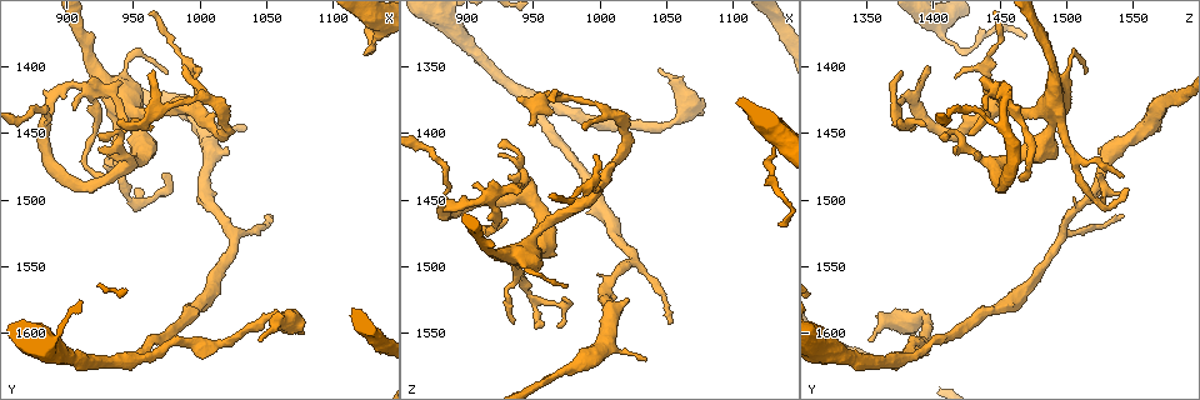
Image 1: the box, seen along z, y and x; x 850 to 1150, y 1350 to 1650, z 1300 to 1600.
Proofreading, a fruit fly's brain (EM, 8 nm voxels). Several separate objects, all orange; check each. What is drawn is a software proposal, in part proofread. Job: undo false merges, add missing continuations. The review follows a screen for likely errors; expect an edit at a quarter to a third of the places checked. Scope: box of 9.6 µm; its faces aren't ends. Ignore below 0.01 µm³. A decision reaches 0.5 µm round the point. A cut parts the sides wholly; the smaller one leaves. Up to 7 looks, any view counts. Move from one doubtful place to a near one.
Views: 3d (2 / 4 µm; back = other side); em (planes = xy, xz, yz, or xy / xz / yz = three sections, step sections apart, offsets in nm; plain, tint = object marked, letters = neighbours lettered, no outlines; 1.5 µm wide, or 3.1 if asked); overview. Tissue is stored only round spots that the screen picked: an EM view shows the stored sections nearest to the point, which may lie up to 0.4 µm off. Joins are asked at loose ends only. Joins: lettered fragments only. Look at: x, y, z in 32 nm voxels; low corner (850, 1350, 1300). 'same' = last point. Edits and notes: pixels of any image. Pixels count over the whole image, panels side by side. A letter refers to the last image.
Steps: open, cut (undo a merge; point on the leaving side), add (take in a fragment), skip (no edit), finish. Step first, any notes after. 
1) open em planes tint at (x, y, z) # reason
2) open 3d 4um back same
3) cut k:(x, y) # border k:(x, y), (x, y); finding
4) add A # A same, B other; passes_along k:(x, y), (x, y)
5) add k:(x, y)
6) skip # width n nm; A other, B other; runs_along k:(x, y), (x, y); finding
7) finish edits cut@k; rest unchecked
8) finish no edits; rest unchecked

open 3d 2um at (1134, 1378, 1468) # free end

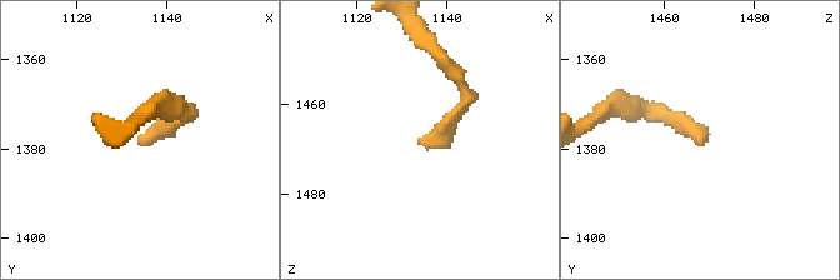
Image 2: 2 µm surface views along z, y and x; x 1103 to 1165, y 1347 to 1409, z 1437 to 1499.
open em xy step 8 letters at (1134, 1378, 1468)

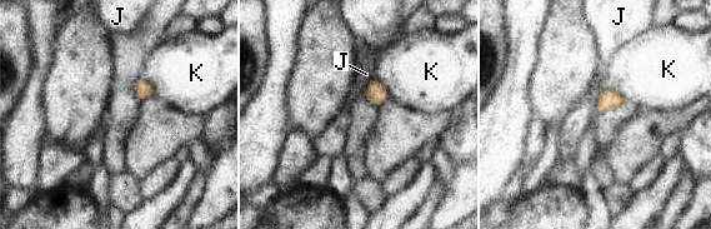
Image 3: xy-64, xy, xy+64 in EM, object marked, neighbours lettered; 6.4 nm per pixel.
open em planes letters same # cut it another way

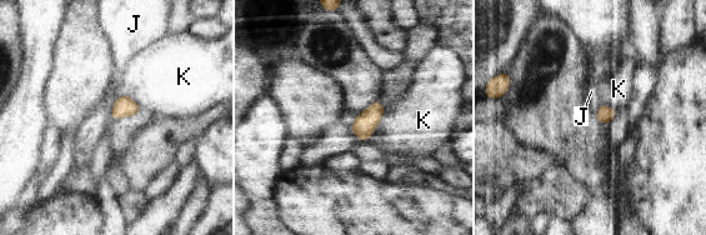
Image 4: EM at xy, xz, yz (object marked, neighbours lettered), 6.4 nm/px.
skip # width 110 nm; J other, K other; no lettered fragment goes on from it

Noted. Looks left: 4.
open em planes letters at (996, 1406, 1416) # free end

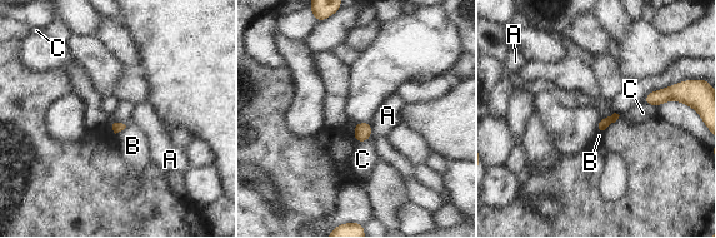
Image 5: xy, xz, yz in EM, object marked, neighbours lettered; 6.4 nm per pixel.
skip # A other, B other, C other; no lettered fragment goes on from it

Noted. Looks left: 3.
open em yz step 4 tint at (952, 1504, 1524) # abrupt turn

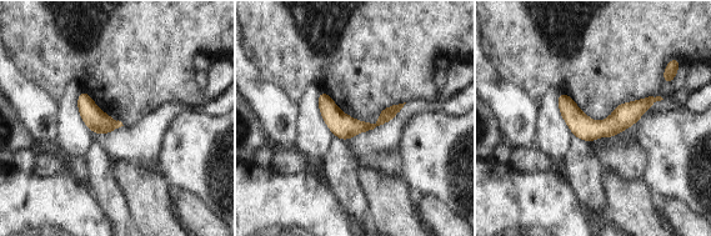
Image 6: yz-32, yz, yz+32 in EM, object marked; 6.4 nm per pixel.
open em planes letters same # cut it another way

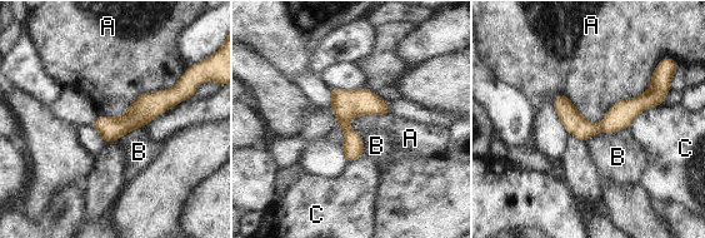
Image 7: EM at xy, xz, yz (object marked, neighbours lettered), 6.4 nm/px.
skip # A other, B other, C other; runs_along 7:(179, 95), (123, 125), (96, 125); continuous, no second cell

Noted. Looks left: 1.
finish no edits; rest unchecked

